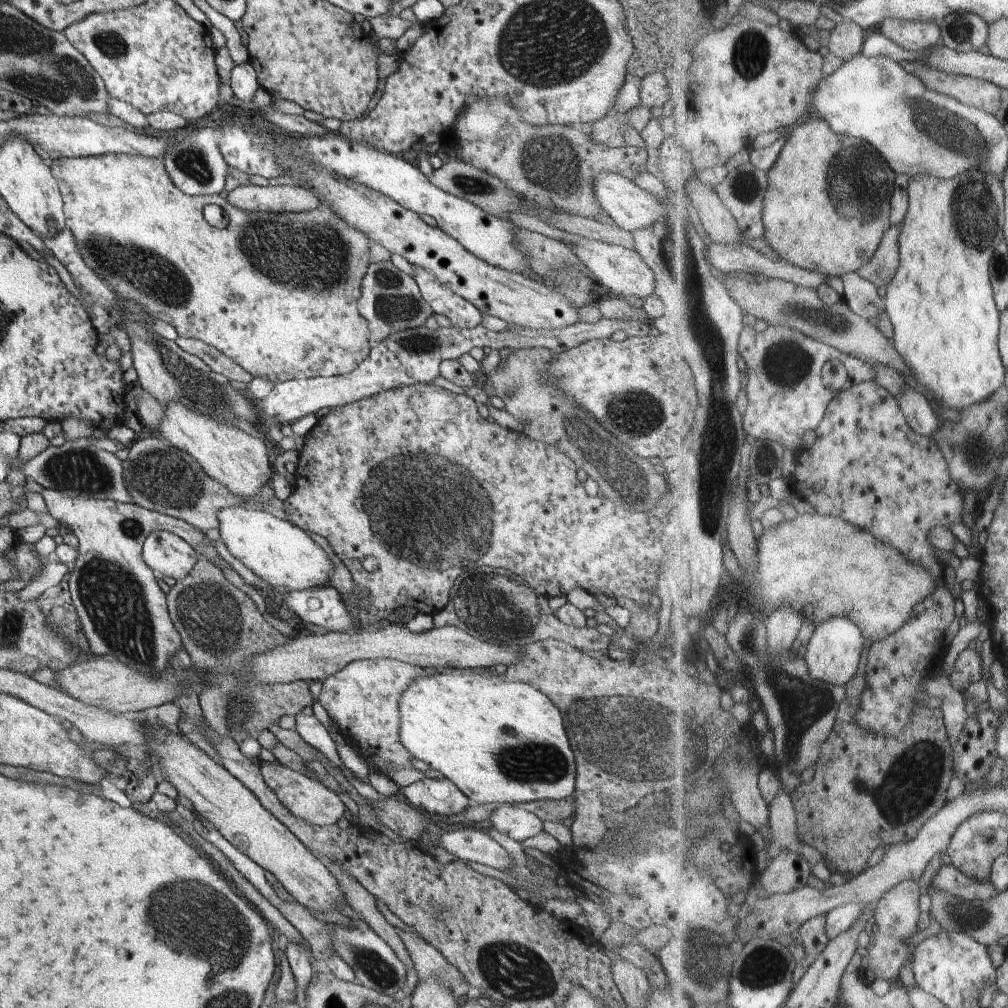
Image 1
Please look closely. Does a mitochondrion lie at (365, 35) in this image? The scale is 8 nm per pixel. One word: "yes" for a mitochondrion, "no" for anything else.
no

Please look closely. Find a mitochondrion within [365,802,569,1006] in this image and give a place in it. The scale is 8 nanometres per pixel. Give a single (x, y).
(517, 973)

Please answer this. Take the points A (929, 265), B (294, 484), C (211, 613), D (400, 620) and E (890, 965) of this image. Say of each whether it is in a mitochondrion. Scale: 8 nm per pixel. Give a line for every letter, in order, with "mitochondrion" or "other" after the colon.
A: other
B: other
C: mitochondrion
D: other
E: other

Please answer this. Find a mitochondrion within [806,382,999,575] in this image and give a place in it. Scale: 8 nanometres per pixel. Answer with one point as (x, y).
(975, 449)

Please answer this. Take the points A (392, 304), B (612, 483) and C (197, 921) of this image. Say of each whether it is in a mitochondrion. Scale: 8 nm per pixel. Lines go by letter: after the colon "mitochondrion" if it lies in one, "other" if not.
A: mitochondrion
B: mitochondrion
C: mitochondrion

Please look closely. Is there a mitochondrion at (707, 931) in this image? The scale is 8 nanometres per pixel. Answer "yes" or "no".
yes

